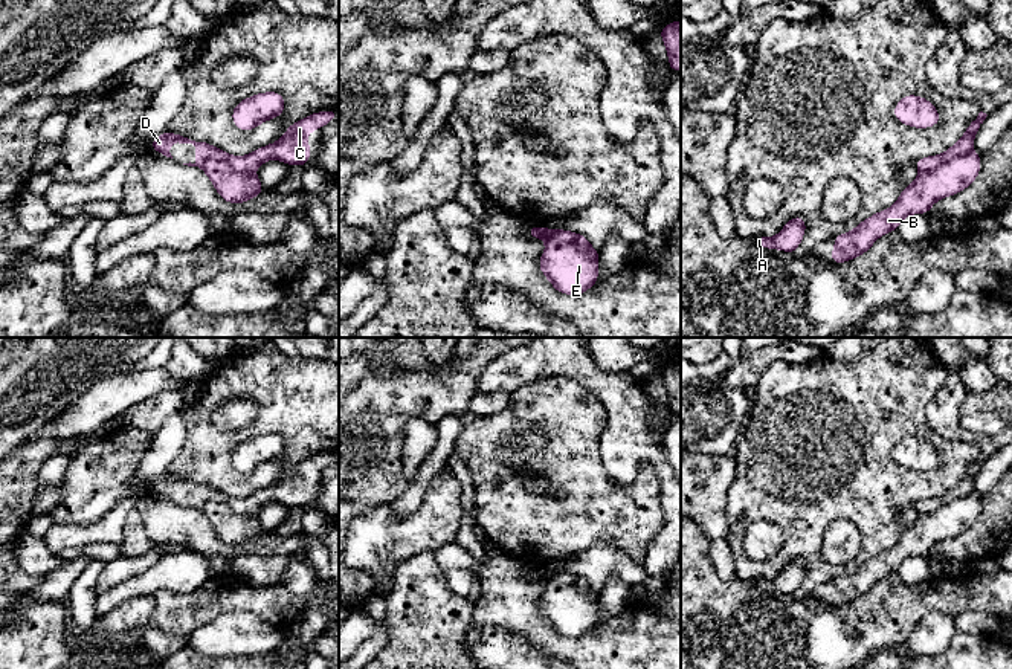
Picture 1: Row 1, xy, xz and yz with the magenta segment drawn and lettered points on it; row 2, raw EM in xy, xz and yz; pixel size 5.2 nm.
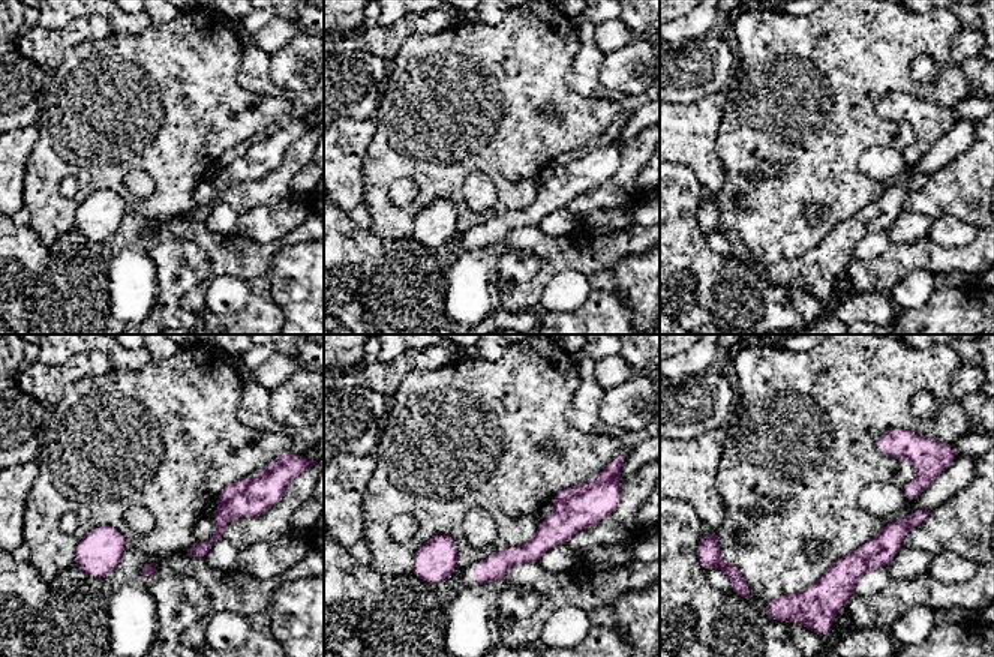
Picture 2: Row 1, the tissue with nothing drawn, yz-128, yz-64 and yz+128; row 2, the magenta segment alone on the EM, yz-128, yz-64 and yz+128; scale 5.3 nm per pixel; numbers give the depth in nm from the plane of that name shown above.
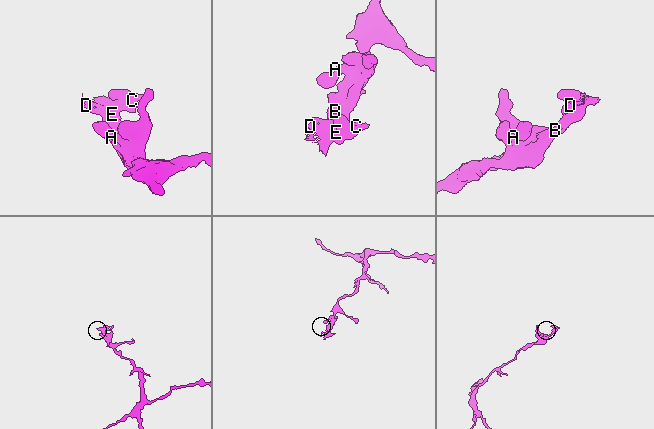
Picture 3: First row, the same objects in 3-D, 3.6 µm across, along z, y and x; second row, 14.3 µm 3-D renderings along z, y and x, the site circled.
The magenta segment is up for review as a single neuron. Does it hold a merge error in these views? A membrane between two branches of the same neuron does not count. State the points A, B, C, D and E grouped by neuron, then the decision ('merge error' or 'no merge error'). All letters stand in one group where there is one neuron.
A B E / C D | merge error

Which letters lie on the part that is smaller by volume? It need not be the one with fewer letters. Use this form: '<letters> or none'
C, D

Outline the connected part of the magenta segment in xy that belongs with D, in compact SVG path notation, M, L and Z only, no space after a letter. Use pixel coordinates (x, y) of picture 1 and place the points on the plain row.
M337 452L316 454L296 466L290 466L284 478L275 486L264 487L246 498L230 498L226 493L209 487L206 484L195 484L177 475L165 473L156 478L150 487L151 492L171 499L169 490L172 484L192 486L197 493L195 506L183 506L188 509L203 509L208 503L218 503L230 506L237 513L252 513L264 504L276 501L290 509L304 509L310 504L311 487L305 483L313 472L321 472L324 467L339 458Z

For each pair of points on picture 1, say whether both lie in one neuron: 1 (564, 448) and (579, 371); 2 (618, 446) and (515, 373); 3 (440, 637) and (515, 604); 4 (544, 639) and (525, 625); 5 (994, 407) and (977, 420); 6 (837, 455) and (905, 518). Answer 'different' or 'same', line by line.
1: different
2: same
3: different
4: same
5: same
6: different

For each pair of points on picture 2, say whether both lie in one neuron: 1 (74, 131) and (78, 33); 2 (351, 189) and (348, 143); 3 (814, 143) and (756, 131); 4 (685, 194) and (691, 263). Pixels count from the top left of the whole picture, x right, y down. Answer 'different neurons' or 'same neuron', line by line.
1: different neurons
2: same neuron
3: same neuron
4: same neuron

